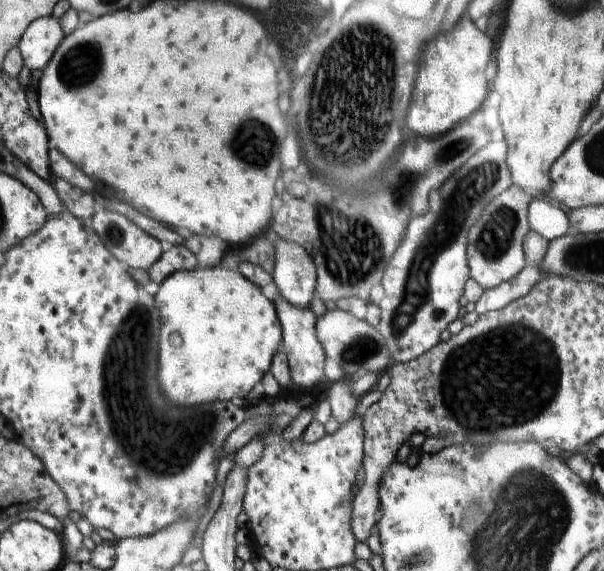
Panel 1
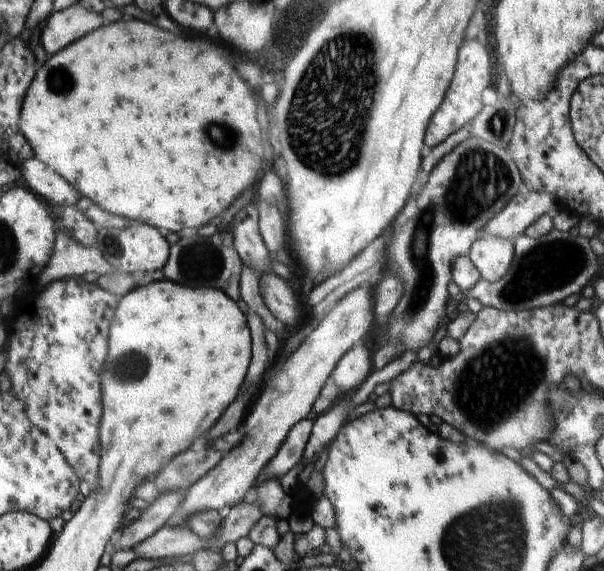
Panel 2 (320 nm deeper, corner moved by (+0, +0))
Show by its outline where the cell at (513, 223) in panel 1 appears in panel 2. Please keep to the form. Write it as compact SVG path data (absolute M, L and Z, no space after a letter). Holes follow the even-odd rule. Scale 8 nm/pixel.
M498 237L478 238L467 255L481 278L493 283L508 272L515 255L515 246L513 242Z

